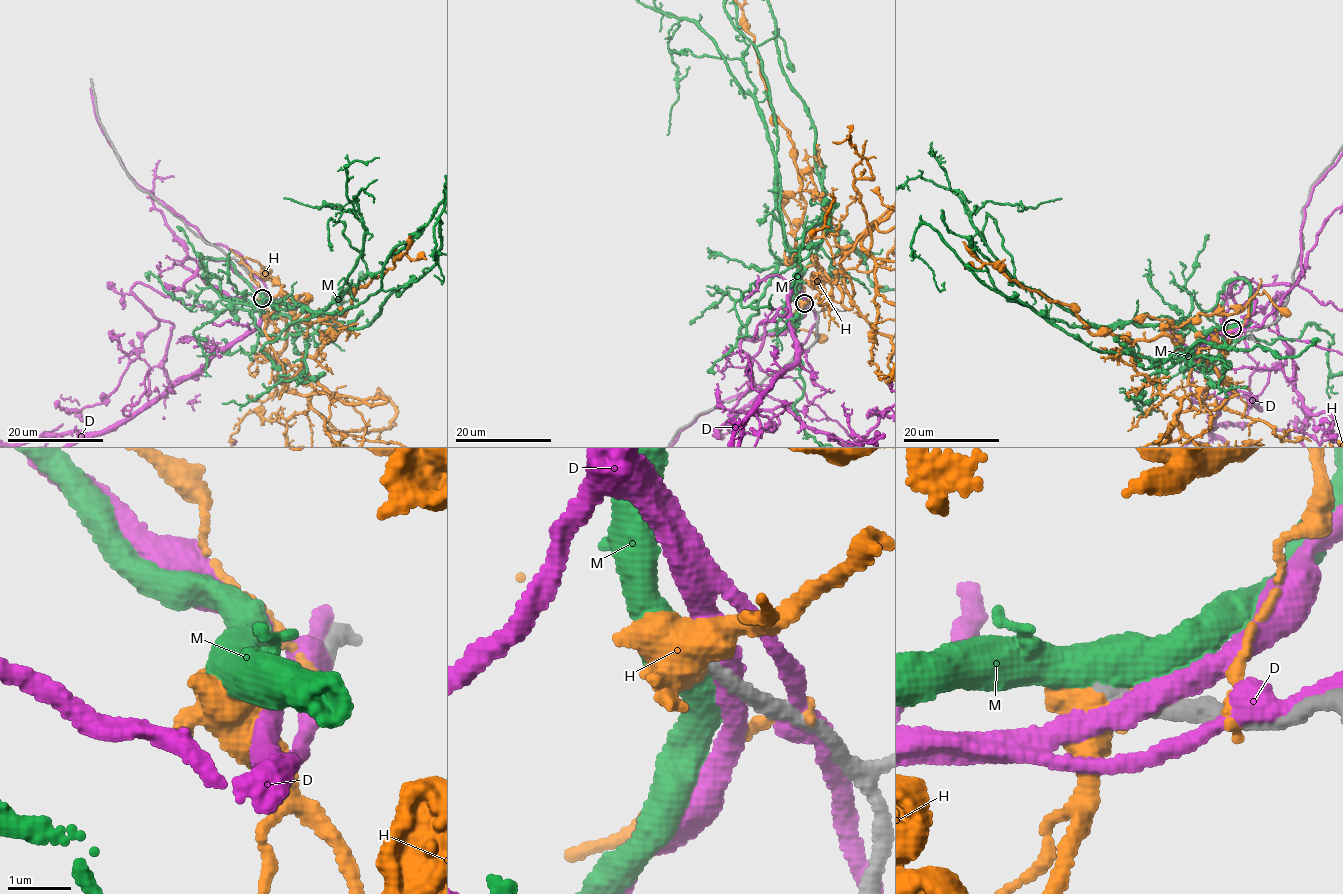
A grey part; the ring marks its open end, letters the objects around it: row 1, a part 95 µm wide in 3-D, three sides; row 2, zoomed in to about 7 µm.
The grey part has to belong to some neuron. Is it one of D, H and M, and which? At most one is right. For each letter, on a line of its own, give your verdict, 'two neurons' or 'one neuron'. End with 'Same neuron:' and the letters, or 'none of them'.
D: two neurons
H: two neurons
M: one neuron
Same neuron: M

